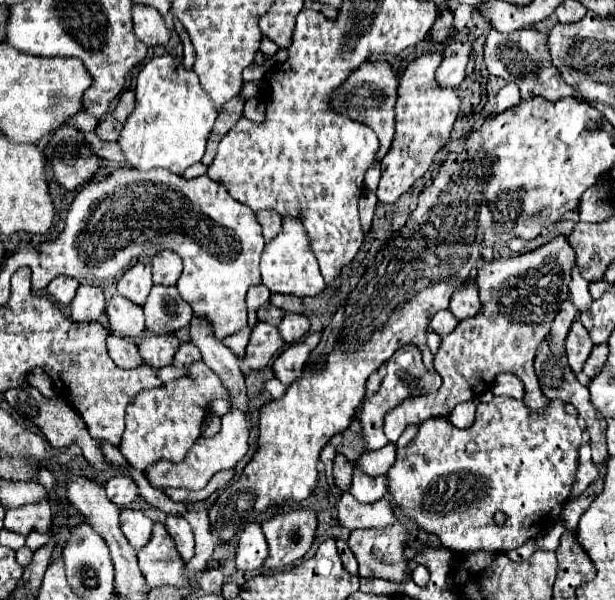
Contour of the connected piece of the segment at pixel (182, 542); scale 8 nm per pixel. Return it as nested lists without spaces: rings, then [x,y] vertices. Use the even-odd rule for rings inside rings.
[[[166,515],[166,529],[170,533],[170,537],[174,539],[182,559],[190,559],[194,555],[194,533],[192,527],[188,525],[188,521],[182,515]]]

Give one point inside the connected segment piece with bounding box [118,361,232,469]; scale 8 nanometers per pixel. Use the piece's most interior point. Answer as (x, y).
(163, 424)

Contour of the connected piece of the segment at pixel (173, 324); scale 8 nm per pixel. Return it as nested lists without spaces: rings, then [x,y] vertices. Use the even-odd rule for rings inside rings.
[[[154,285],[148,301],[144,305],[146,329],[156,335],[176,333],[180,327],[186,327],[192,319],[192,307],[180,299],[176,287]]]

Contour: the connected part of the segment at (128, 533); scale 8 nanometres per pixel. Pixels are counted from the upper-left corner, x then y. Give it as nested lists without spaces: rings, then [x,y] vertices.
[[[120,509],[120,529],[128,543],[138,551],[142,549],[152,533],[152,519],[136,509]]]

